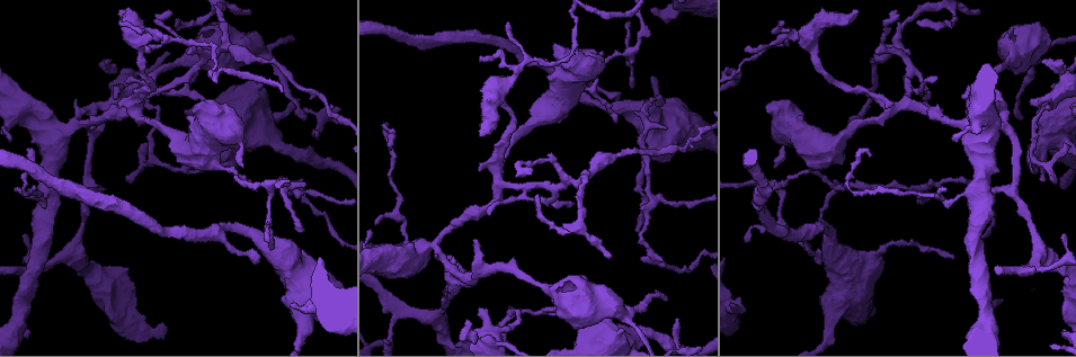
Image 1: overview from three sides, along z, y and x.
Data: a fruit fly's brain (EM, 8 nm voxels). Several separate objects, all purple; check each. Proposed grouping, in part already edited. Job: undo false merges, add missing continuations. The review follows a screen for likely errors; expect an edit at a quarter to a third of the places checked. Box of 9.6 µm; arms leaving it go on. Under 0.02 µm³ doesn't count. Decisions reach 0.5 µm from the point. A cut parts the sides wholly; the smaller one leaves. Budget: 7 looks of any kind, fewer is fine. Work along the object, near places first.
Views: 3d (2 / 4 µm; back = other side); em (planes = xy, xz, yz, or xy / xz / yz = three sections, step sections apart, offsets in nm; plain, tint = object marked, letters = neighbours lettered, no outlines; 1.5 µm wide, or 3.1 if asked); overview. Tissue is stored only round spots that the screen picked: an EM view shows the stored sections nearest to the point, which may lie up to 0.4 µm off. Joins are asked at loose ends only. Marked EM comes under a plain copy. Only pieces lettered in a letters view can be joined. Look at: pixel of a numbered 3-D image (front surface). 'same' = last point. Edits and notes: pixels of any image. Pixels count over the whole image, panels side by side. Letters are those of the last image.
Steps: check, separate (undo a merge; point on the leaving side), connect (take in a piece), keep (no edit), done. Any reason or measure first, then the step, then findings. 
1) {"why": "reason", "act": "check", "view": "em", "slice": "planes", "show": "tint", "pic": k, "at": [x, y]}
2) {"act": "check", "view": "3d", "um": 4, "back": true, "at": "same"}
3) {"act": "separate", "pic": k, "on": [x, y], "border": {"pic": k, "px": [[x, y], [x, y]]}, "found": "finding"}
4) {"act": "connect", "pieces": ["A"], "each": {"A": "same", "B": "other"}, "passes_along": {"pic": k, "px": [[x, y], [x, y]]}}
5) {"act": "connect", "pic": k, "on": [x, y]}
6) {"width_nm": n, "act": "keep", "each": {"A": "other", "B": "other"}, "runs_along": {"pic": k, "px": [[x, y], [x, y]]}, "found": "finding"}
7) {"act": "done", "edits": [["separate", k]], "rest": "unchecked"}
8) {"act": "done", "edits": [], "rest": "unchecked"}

{"why": "branch point", "act": "check", "view": "3d", "um": 2, "pic": 1, "at": [900, 46]}

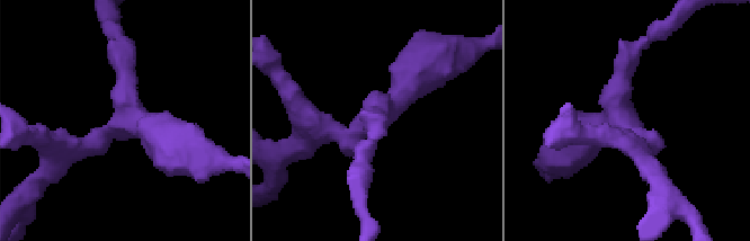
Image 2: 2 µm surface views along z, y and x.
{"arms": 3, "why": "now the EM", "act": "check", "view": "em", "slice": "xy", "step": 4, "show": "tint", "pic": 2, "at": [621, 120]}

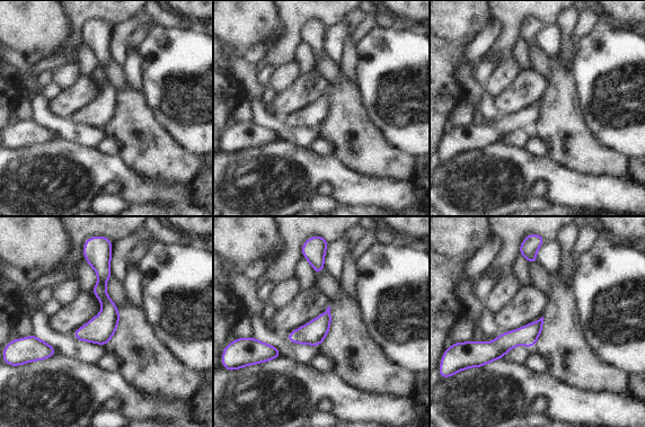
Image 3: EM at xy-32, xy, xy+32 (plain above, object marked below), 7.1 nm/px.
{"why": "cut it another way", "act": "check", "view": "em", "slice": "planes", "show": "letters", "at": "same"}

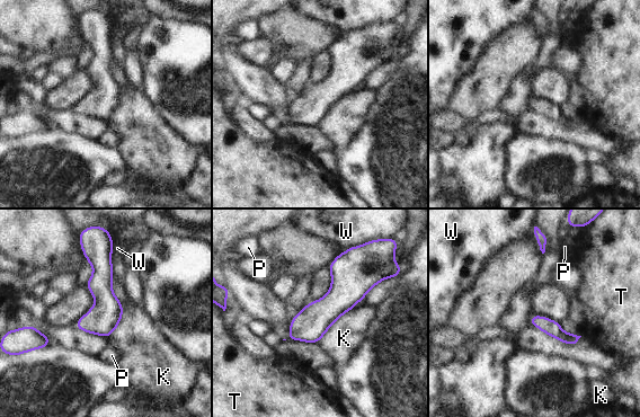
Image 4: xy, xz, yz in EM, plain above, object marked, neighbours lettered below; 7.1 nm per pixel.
{"longest_contact_nm": ["K", 340], "act": "keep", "each": {"K": "other", "P": "other", "T": "other", "W": "other"}, "found": "continuous, no second cell"}

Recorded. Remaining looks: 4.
{"why": "free end", "act": "check", "view": "em", "slice": "planes", "show": "tint", "pic": 1, "at": [318, 137]}

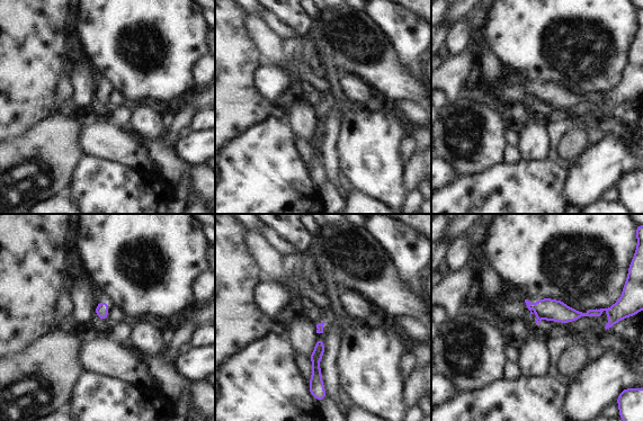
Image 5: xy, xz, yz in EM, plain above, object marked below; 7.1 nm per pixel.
{"act": "check", "view": "em", "slice": "planes", "show": "letters", "at": "same"}

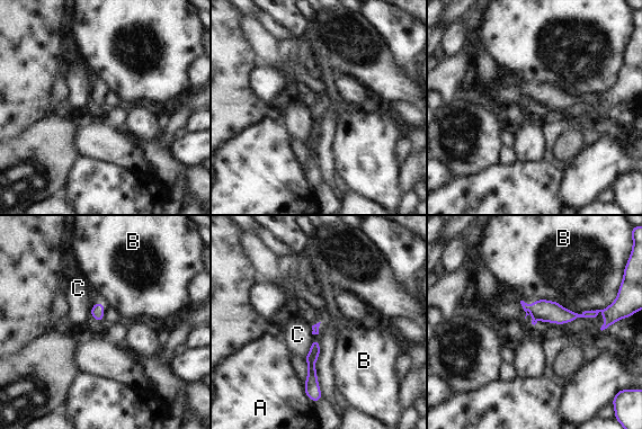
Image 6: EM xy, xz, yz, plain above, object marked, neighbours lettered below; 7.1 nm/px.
{"act": "keep", "each": {"A": "other", "B": "other", "C": "other"}, "border": {"pic": 6, "px": [[312, 339], [310, 351], [304, 358]]}, "found": "no lettered piece goes on from it"}

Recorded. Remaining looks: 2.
{"why": "arms part here", "act": "check", "view": "em", "slice": "planes", "show": "letters", "pic": 1, "at": [227, 151]}

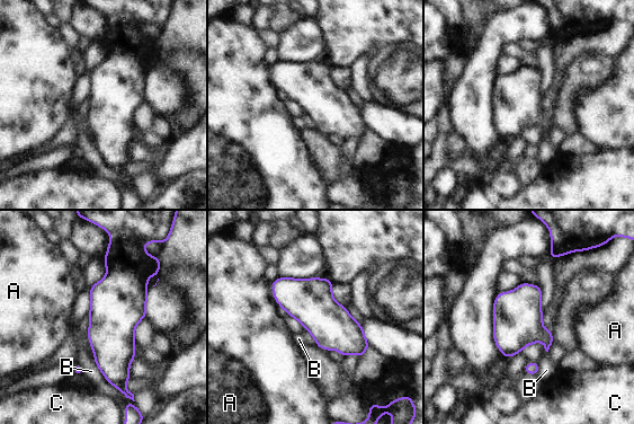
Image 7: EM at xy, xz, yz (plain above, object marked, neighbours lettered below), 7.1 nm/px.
{"act": "keep", "each": {"A": "other", "B": "other", "C": "other"}, "border": {"pic": 7, "px": [[92, 361], [104, 378], [121, 391]]}, "found": "continuous, no second cell"}

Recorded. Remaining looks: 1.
{"act": "done", "edits": [], "rest": "unchecked"}

